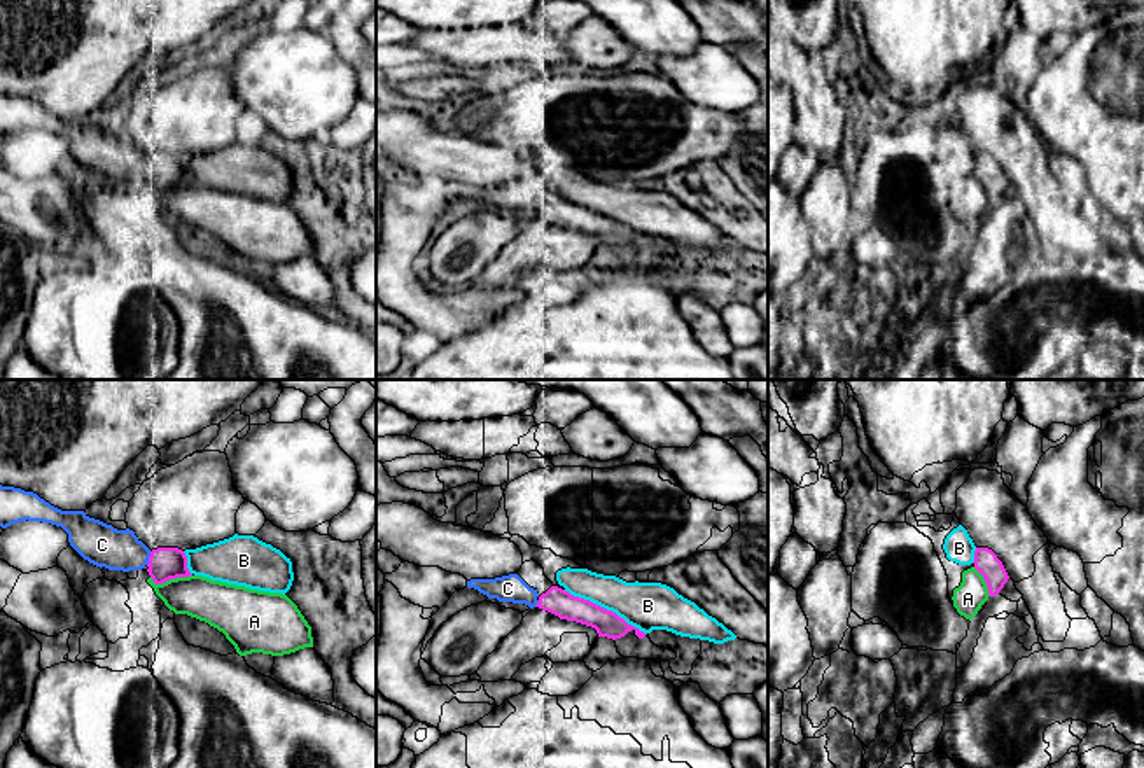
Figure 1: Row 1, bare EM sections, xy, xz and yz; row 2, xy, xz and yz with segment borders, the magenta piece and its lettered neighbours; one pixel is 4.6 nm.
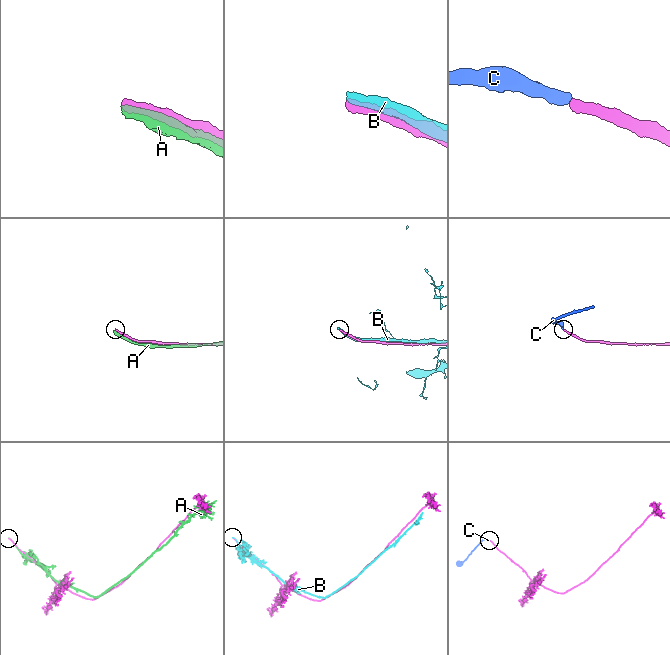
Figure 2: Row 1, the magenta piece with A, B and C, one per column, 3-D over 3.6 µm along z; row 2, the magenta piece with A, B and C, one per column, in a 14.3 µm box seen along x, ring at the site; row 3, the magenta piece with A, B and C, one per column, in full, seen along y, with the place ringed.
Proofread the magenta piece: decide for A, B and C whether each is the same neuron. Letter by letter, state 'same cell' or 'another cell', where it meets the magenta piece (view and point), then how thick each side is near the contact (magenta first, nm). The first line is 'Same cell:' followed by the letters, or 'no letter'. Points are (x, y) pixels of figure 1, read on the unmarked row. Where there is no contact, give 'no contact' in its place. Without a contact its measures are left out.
Same cell: C
A: another cell; contact xy (170, 186); calibres 150 and 200 nm
B: another cell; contact xz (602, 216); calibres 120 and 220 nm
C: same cell; contact xy (149, 167); calibres 150 and 200 nm

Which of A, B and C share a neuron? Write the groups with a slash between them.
A / B / C

